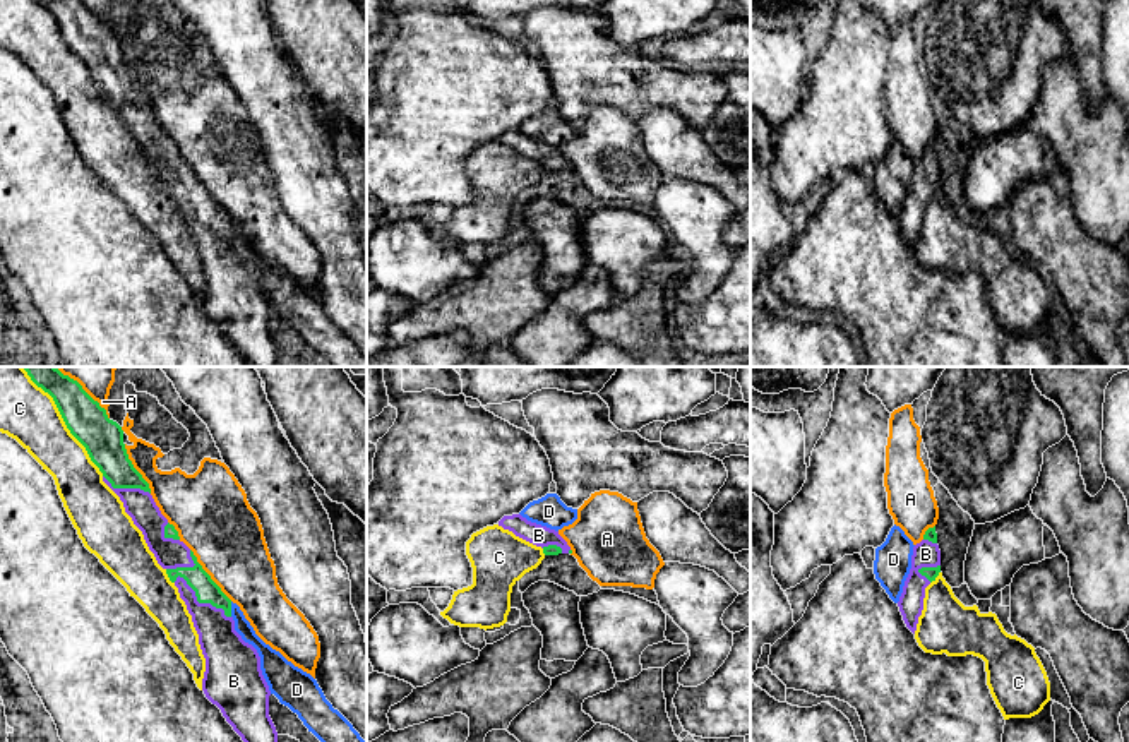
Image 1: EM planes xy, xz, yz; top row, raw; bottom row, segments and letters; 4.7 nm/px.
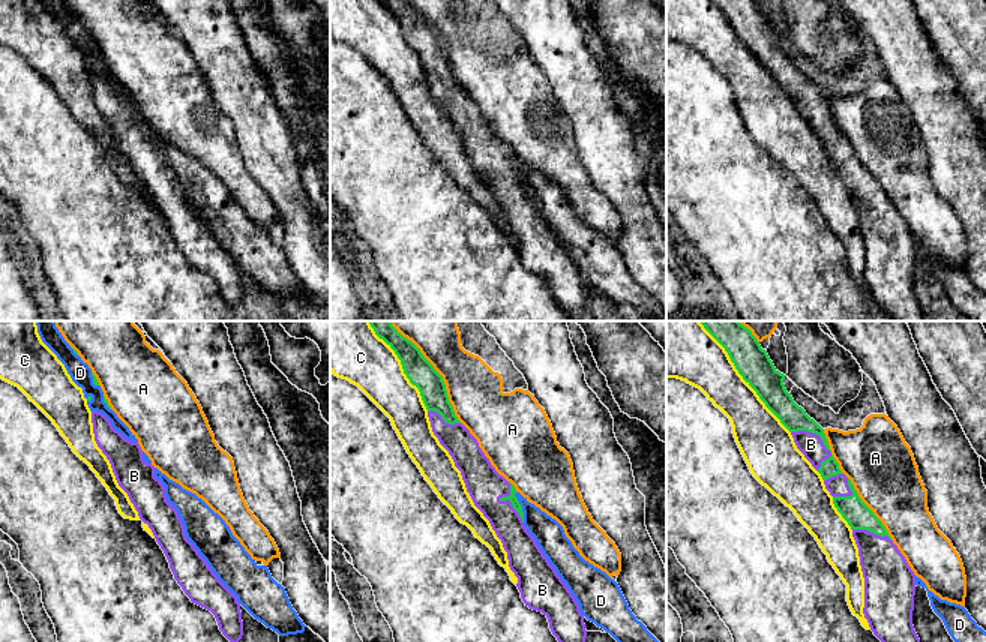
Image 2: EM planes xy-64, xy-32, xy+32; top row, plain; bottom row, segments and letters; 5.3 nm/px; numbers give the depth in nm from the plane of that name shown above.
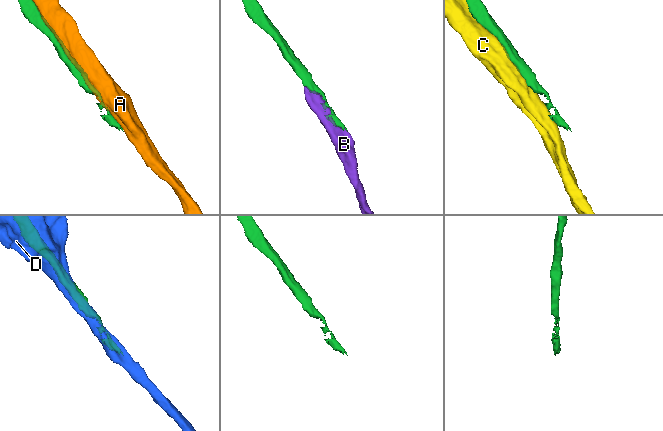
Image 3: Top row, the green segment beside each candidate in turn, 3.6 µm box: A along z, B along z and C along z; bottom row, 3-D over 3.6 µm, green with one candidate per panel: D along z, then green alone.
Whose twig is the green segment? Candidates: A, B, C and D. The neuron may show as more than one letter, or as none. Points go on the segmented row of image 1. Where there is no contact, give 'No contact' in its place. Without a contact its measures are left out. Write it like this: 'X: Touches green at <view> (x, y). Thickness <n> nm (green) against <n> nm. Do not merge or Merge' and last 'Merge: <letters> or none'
A: Touches green at xy (208, 574). Thickness 110 nm (green) against 360 nm. Do not merge
B: Touches green at xy (201, 602). Thickness 110 nm (green) against 200 nm. Merge
C: Touches green at xy (64, 420). Thickness 190 nm (green) against 260 nm. Do not merge
D: Touches green at xy (230, 609). Thickness 110 nm (green) against 80 nm. Do not merge
Merge: B

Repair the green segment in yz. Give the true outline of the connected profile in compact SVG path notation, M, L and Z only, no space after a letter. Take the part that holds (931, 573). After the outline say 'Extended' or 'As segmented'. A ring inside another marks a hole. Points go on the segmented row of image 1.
M935 526L929 528L923 540L913 547L911 569L905 581L898 607L906 627L915 634L923 610L925 588L941 572L941 550Z. Extended

